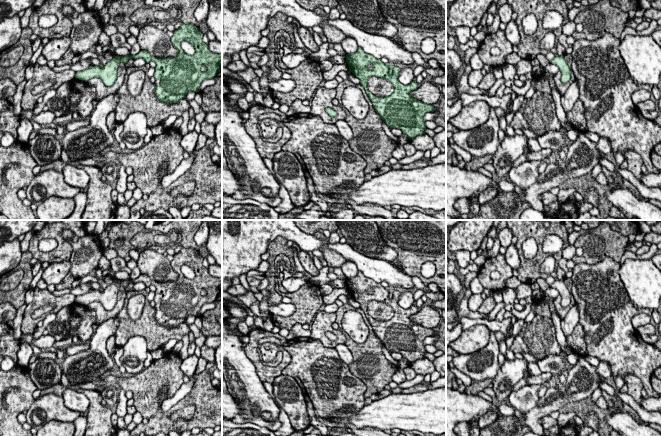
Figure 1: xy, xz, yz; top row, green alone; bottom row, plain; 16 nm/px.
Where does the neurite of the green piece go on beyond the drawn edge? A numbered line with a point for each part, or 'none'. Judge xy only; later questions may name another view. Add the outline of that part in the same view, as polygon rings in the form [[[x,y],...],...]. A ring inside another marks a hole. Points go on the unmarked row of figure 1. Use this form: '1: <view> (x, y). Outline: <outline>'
none

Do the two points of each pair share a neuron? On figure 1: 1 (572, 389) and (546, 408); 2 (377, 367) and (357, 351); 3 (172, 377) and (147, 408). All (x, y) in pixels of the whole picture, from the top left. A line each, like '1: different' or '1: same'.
1: same
2: same
3: same

